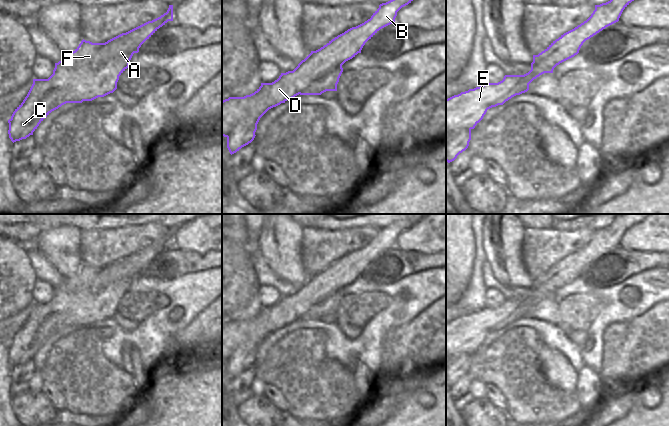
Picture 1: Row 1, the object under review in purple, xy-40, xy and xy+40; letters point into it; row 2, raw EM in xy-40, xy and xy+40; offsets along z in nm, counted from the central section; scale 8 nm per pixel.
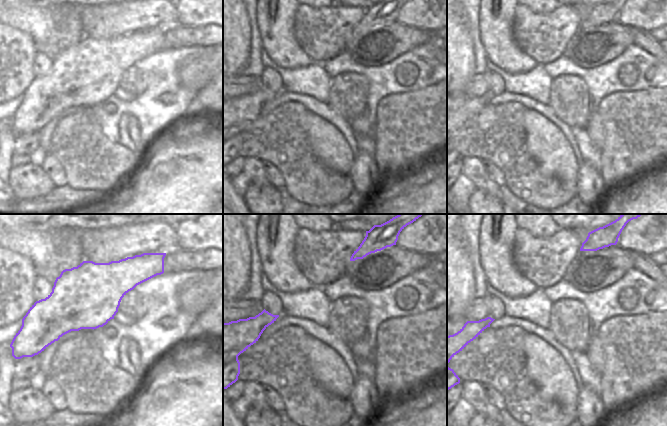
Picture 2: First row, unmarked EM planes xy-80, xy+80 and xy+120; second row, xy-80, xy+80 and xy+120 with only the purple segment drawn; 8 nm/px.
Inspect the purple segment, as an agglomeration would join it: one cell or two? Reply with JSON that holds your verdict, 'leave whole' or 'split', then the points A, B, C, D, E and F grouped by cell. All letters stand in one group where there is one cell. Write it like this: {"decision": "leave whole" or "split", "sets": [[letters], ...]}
{"decision": "split", "sets": [["A", "C", "F"], ["B", "D", "E"]]}

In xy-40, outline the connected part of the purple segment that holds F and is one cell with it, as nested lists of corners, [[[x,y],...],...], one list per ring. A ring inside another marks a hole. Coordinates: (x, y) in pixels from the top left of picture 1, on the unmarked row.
[[[128,263],[126,265],[114,265],[112,267],[92,267],[90,265],[82,264],[79,270],[72,277],[65,277],[65,280],[55,287],[53,298],[48,303],[33,303],[33,308],[23,324],[23,326],[15,333],[9,345],[9,362],[14,367],[22,363],[26,363],[37,353],[39,348],[54,334],[58,333],[66,327],[82,327],[83,325],[92,325],[98,321],[104,321],[113,317],[117,313],[117,306],[119,300],[129,291],[129,286],[134,277],[139,276],[139,272],[143,268],[142,265]],[[103,290],[103,296],[100,301],[93,304],[92,307],[88,305],[80,305],[78,311],[72,309],[63,309],[59,307],[59,303],[65,301],[70,295],[75,294],[78,298],[82,297],[84,293],[98,293]]]

